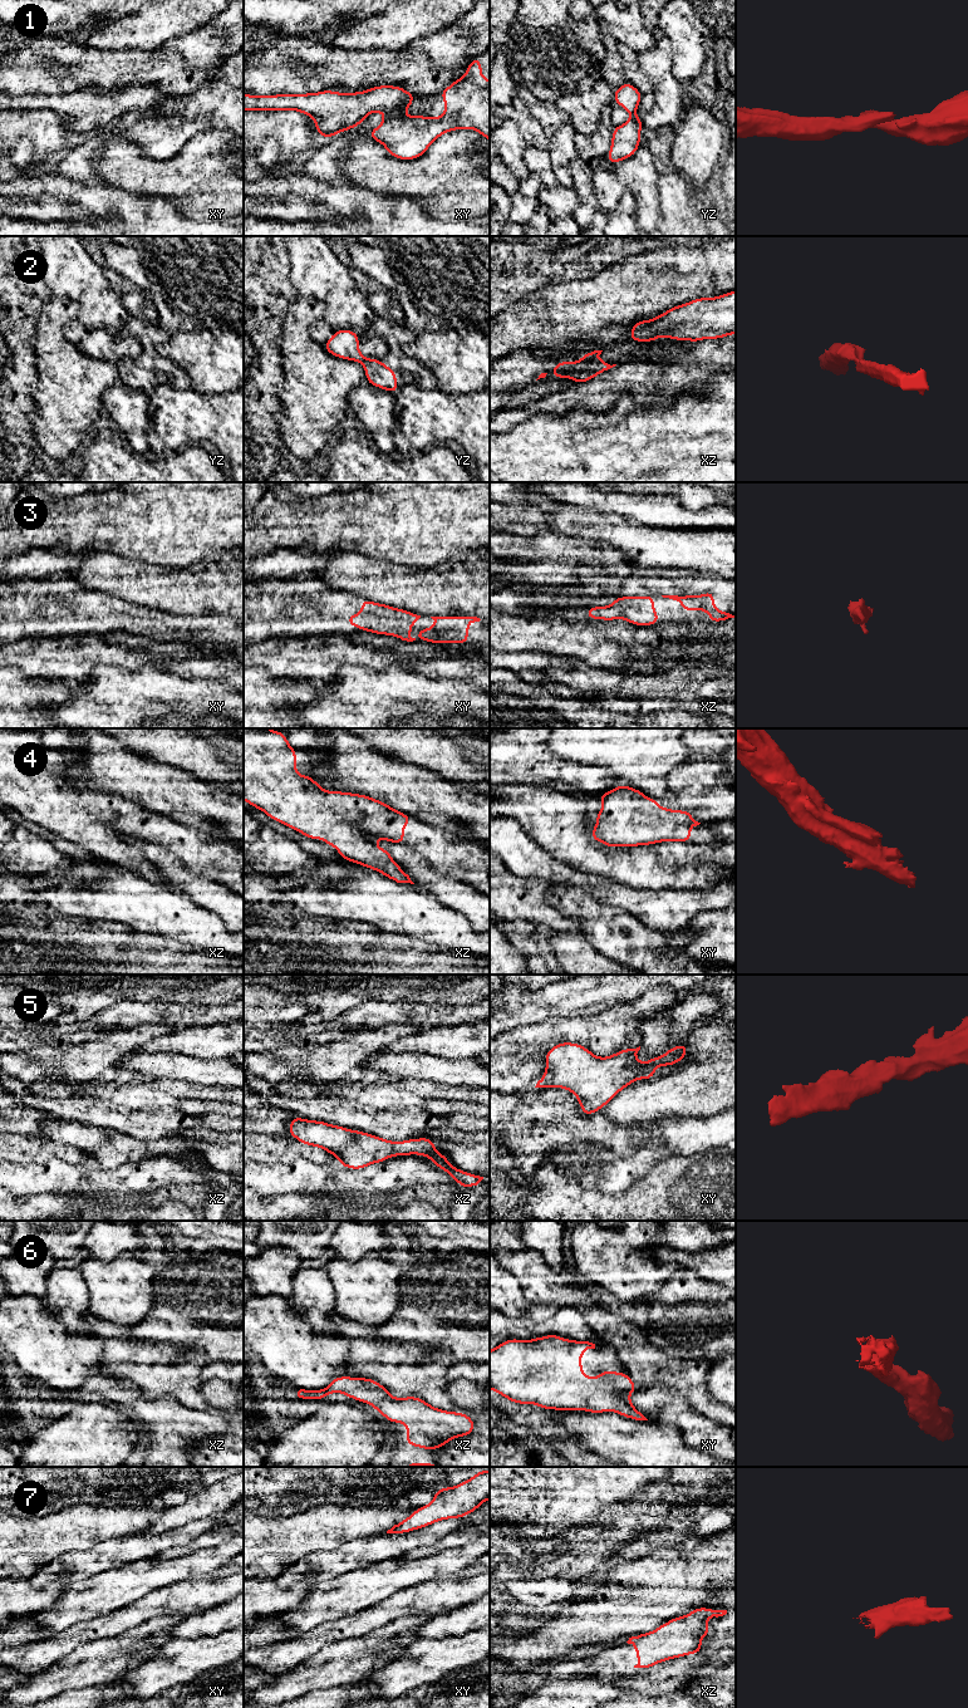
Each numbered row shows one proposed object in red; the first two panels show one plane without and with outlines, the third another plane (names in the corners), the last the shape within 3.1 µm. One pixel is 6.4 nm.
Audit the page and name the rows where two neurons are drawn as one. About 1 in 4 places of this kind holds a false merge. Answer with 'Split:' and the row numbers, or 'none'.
Split: 1, 2

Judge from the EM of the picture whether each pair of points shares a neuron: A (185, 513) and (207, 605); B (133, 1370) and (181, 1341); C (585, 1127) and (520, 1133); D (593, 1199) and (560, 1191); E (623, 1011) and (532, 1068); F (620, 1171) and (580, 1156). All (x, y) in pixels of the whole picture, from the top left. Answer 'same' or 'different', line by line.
A: different
B: different
C: same
D: same
E: same
F: same

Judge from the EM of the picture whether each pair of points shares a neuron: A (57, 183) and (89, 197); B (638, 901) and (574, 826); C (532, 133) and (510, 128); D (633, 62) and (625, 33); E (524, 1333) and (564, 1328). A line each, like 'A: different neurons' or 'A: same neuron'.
A: same neuron
B: different neurons
C: different neurons
D: different neurons
E: same neuron

